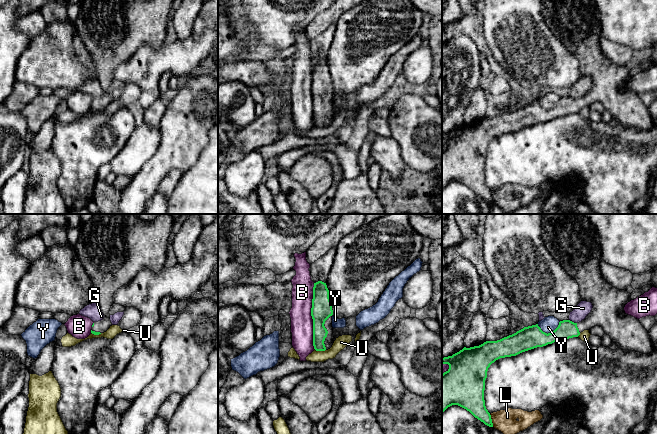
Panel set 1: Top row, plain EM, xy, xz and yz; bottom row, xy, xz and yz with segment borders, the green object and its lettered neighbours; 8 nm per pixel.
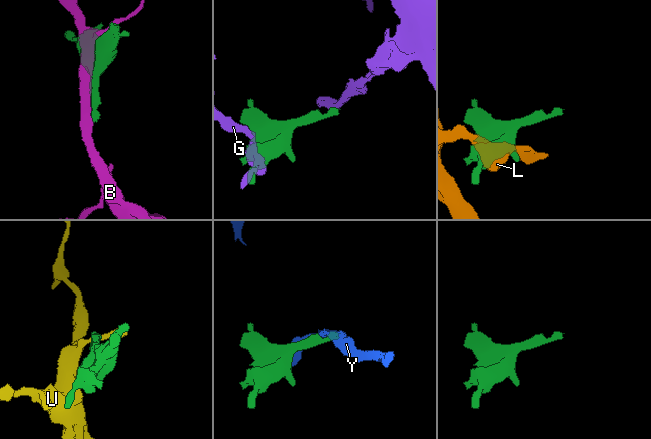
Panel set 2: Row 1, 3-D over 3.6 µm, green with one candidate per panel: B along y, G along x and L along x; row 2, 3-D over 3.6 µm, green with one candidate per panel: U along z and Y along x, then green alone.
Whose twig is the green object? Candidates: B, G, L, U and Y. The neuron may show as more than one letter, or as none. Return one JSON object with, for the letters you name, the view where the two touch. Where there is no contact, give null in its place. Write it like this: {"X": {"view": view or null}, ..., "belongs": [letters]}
{"belongs": []}

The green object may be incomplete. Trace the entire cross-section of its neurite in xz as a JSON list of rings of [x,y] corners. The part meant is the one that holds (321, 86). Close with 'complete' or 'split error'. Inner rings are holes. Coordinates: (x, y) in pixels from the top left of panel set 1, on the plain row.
[[[314,59],[311,92],[313,95],[313,122],[316,127],[325,127],[332,117],[332,81],[326,59]]]; split error

